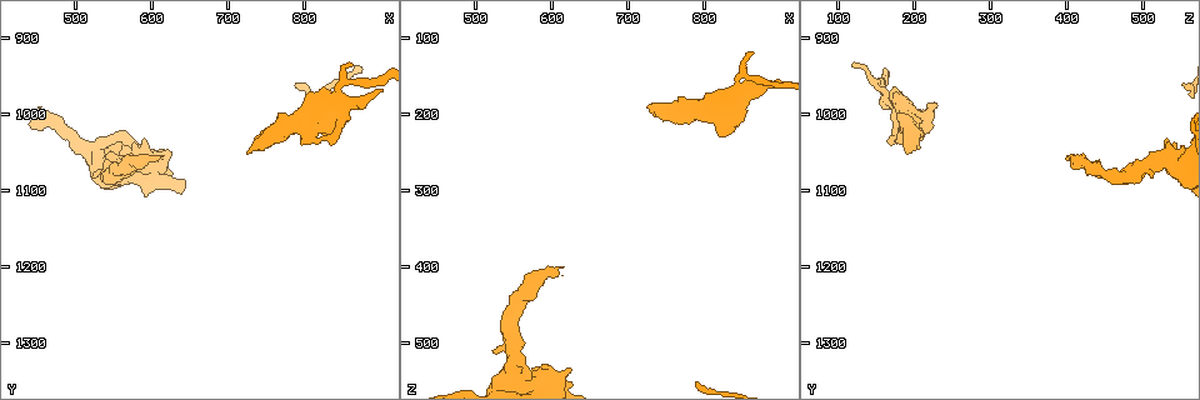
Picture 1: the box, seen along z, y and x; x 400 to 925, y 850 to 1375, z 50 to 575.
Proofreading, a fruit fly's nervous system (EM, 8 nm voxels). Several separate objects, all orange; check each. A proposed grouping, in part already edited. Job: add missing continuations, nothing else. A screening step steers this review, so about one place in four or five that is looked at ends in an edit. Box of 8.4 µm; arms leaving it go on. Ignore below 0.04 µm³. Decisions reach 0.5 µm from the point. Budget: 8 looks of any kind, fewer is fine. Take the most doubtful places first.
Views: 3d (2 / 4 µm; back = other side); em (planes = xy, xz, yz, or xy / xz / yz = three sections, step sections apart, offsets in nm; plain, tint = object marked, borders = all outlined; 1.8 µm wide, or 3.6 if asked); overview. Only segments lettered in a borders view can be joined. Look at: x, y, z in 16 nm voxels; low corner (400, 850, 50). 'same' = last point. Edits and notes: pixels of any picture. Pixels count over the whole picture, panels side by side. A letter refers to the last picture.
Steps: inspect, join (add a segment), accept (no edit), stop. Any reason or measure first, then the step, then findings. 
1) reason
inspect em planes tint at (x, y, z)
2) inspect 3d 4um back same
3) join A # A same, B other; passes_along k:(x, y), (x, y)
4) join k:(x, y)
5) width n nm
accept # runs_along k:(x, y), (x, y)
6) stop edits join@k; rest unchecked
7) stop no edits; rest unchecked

branch stops here
inspect em planes borders at (610, 1060, 400)

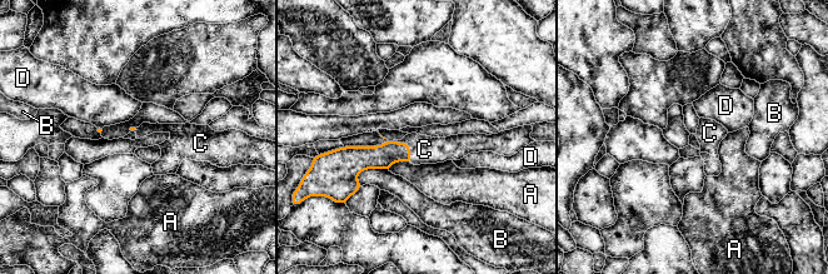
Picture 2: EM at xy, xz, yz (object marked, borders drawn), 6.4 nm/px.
join 2:(424, 149) # A other, B other, C same, D other; passes_along 2:(382, 157), (409, 153), (424, 149); it goes on there

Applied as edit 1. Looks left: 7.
branch stops here
inspect 3d 2um back at (875, 955, 160)

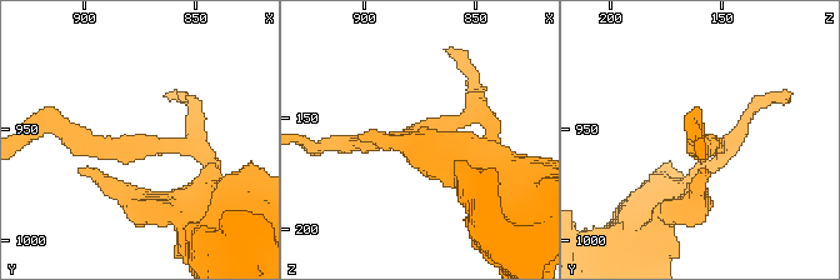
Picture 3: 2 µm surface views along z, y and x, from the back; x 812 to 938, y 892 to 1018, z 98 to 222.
arm_widths 170, 200 nm; need the tissue
inspect em xz step 8 borders at (875, 954, 156)

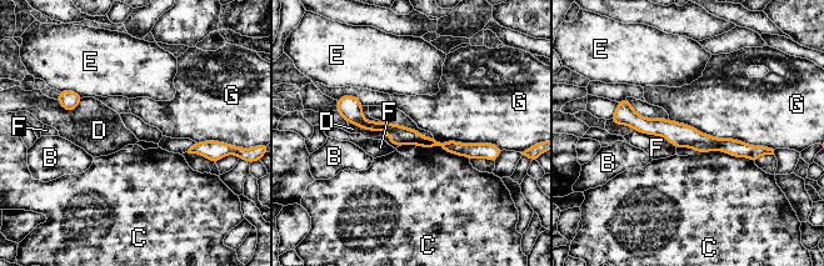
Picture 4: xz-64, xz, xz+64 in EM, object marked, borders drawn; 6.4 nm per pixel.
accept # B other, C other, D other, E other, F other, G other; border 4:(348, 121), (383, 130), (398, 146); none of them fits

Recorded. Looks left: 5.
stops while still wide
inspect em planes borders at (625, 1045, 535)

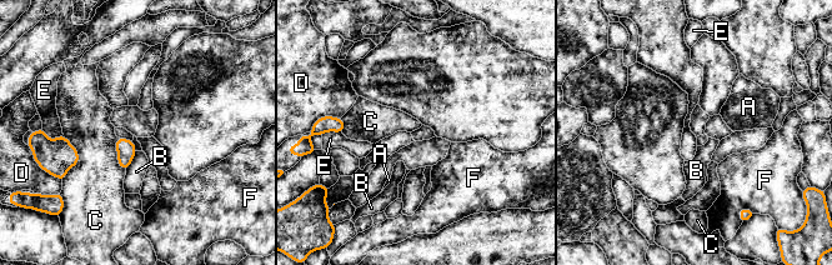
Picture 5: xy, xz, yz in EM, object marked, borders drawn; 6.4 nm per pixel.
longest_contact C 300 nm
accept # A other, B other, C other, D other, E other, F other; border 5:(63, 133), (78, 151), (64, 179); no lettered segment goes on from it

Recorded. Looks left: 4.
stop edits join@2; rest unchecked

